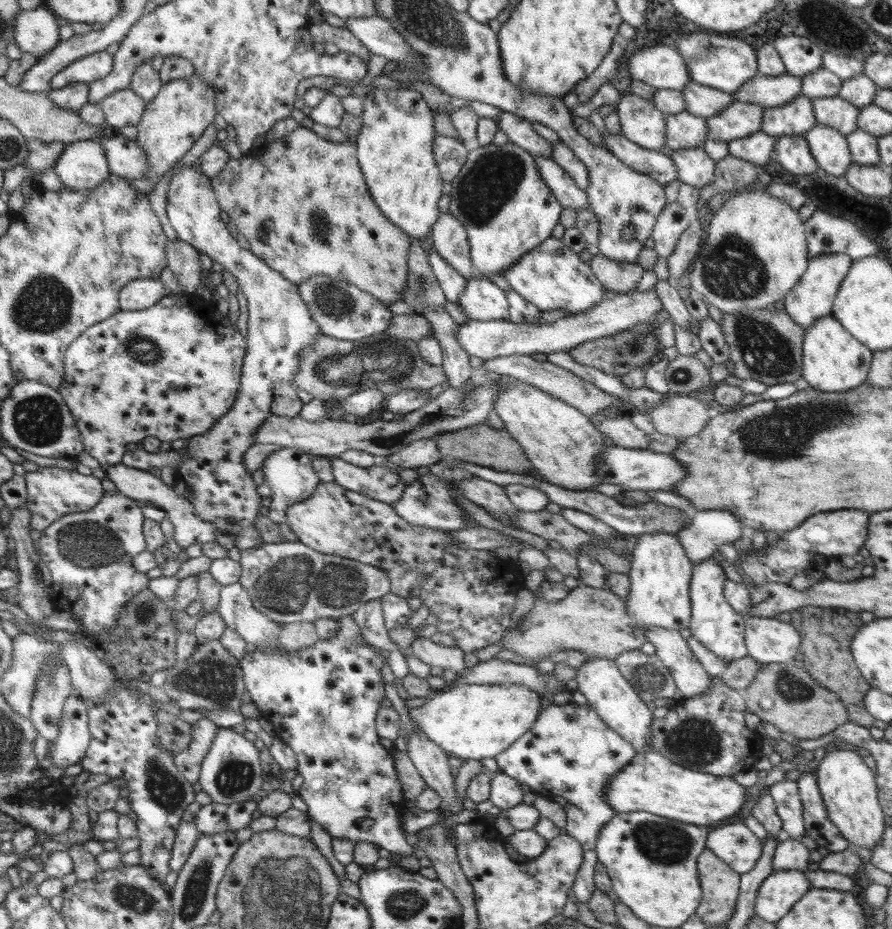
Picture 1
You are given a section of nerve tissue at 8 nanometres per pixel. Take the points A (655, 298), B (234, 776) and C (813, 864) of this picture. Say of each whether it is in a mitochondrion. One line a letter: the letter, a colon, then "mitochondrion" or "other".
A: other
B: mitochondrion
C: other

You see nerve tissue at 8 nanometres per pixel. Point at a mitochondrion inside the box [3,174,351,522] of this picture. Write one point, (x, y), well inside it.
(43, 306)

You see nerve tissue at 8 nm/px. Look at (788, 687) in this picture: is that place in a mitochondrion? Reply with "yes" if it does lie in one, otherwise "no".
yes

